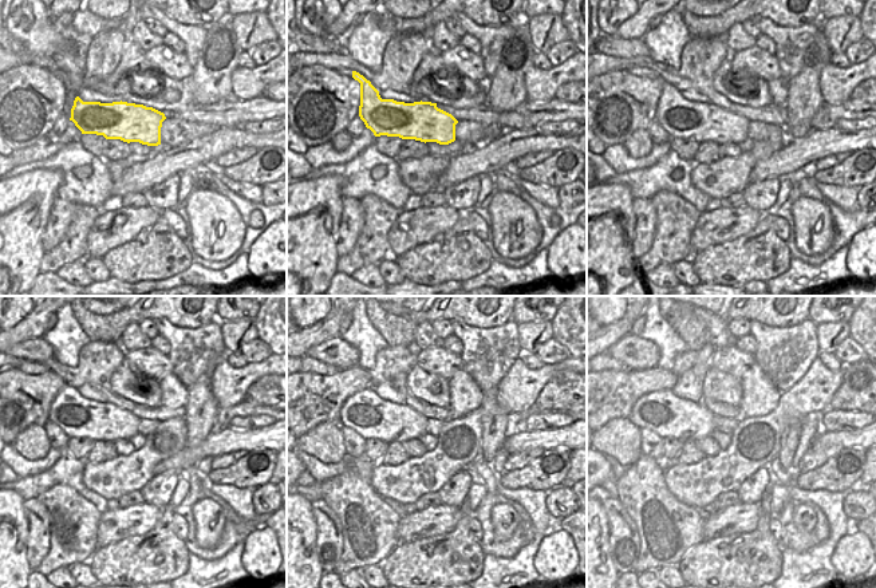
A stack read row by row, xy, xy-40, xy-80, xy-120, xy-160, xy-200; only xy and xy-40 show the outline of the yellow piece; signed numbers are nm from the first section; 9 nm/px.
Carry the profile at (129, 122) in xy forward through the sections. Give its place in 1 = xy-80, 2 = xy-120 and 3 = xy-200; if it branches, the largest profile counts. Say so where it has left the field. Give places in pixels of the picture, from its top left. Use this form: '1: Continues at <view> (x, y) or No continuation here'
1: Continues at xy-80 (679, 118)
2: Continues at xy-120 (78, 417)
3: Continues at xy-200 (663, 413).

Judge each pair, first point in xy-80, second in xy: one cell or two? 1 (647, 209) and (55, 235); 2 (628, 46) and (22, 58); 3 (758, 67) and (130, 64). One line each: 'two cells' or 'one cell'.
1: one cell
2: two cells
3: two cells

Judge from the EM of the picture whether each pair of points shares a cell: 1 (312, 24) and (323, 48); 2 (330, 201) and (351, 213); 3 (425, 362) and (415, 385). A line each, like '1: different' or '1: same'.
1: different
2: different
3: different

